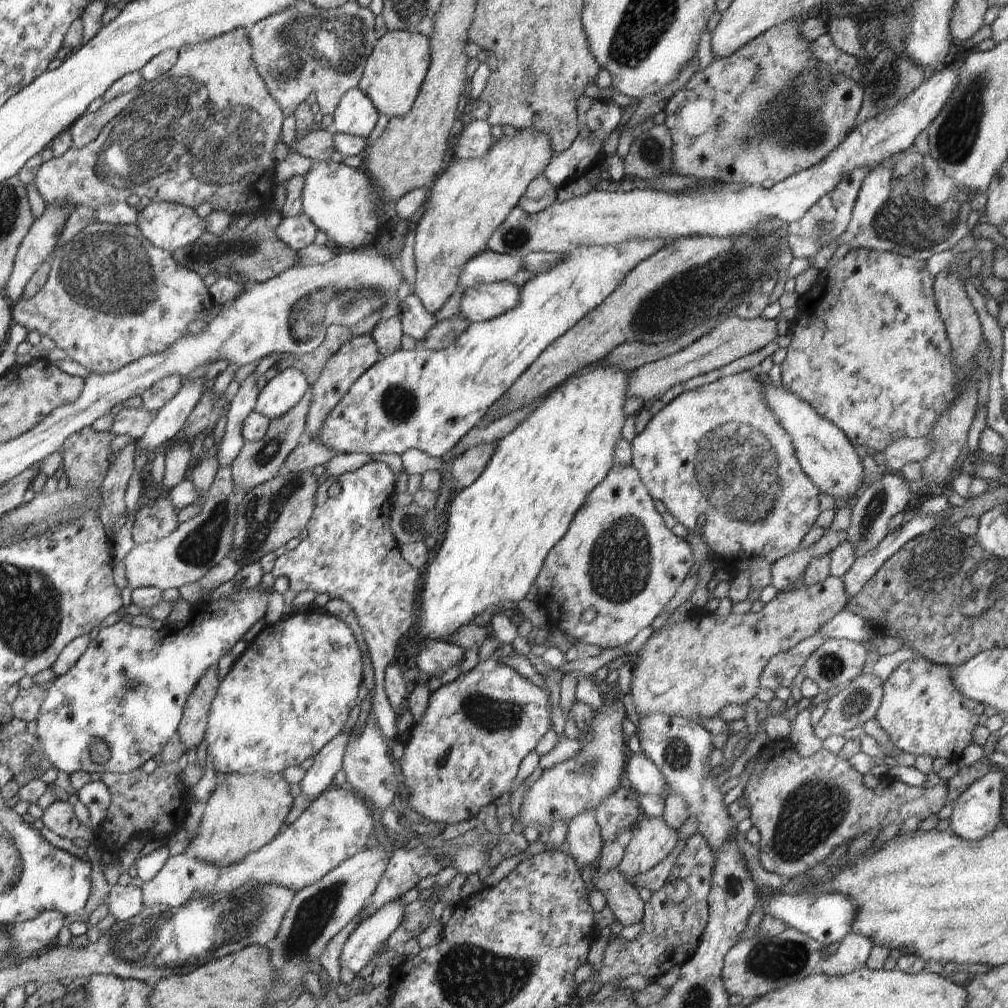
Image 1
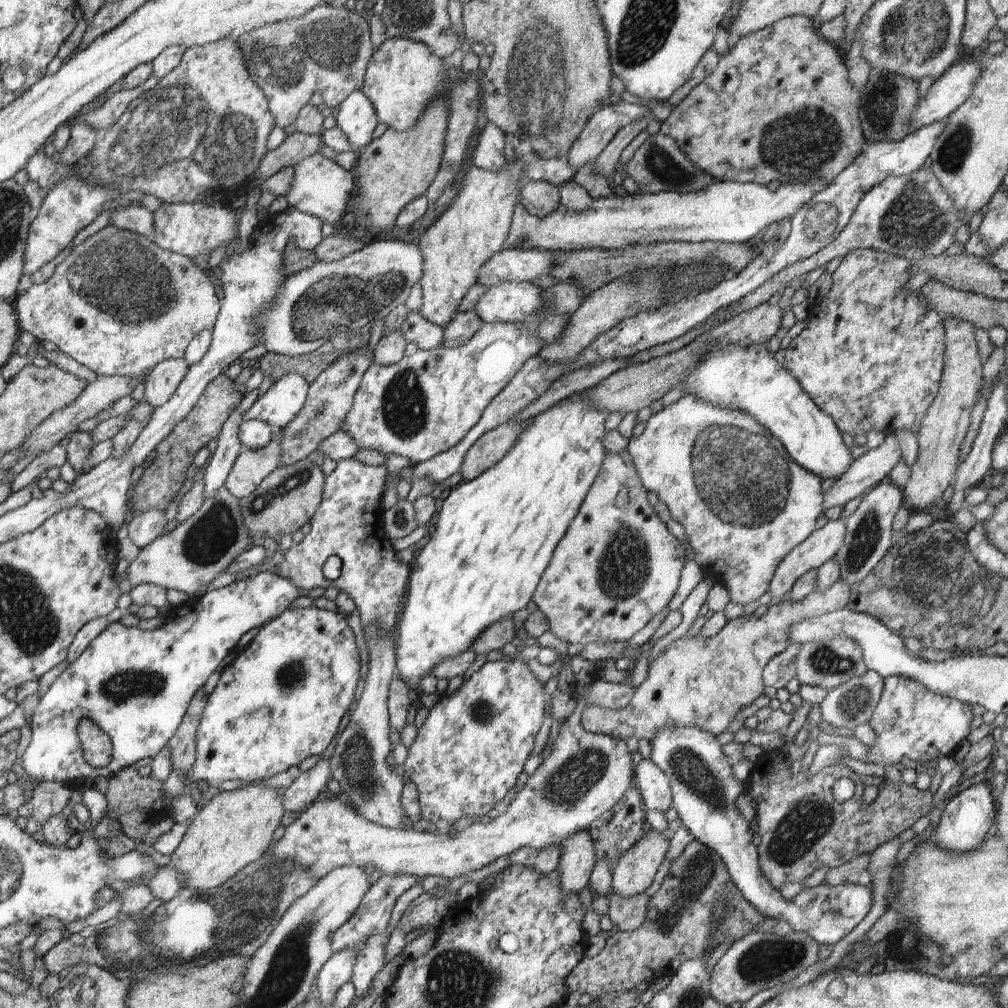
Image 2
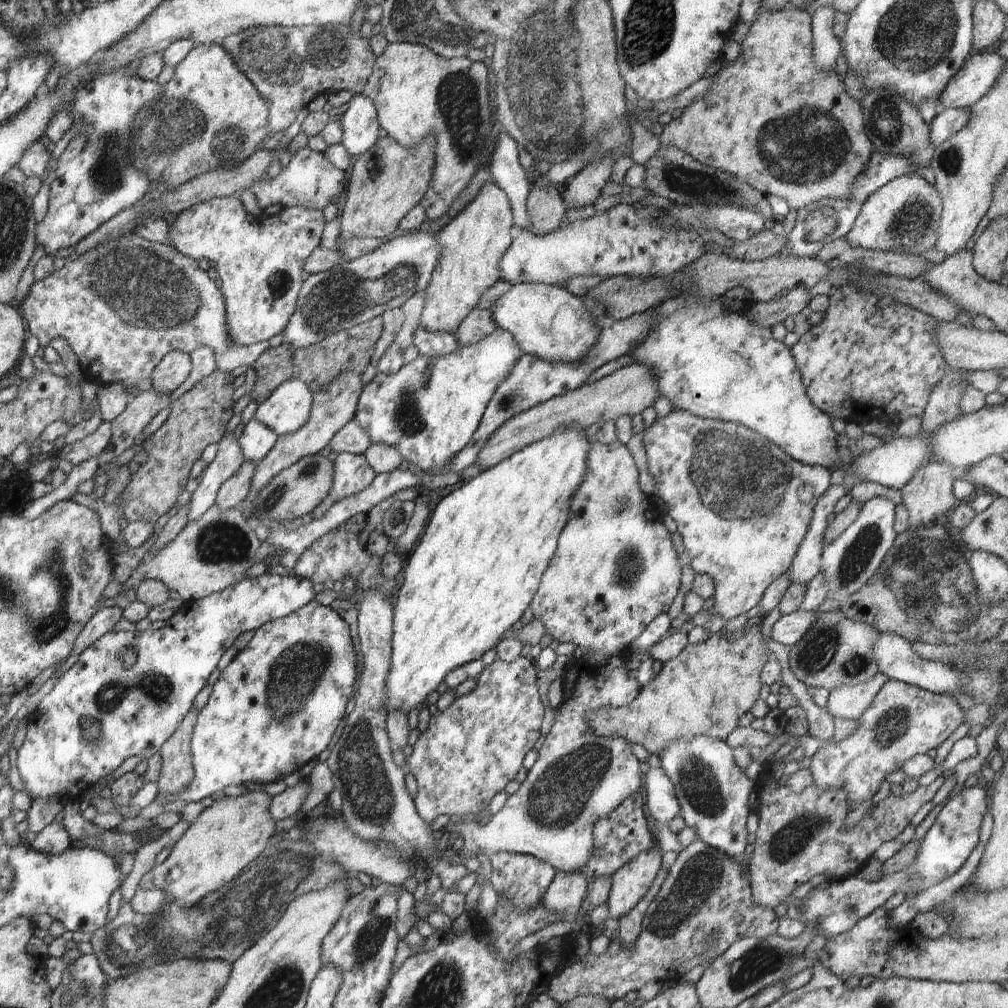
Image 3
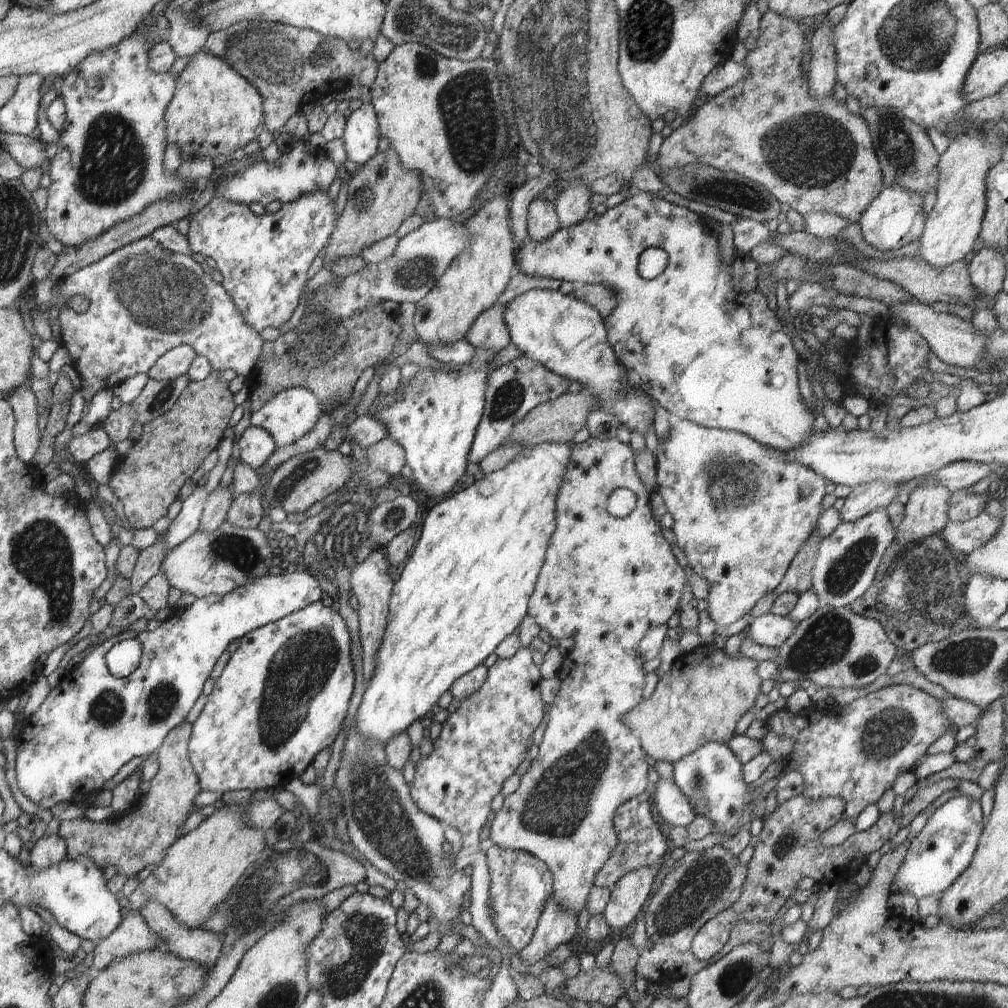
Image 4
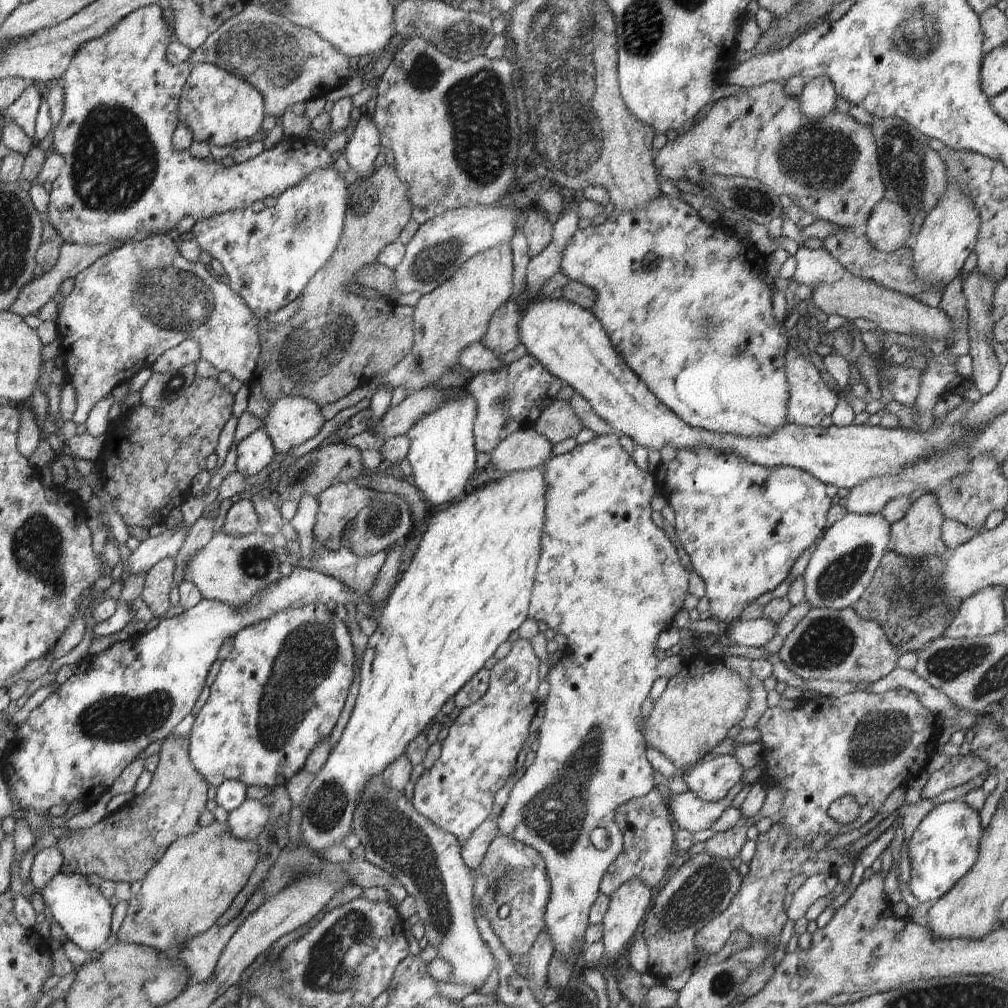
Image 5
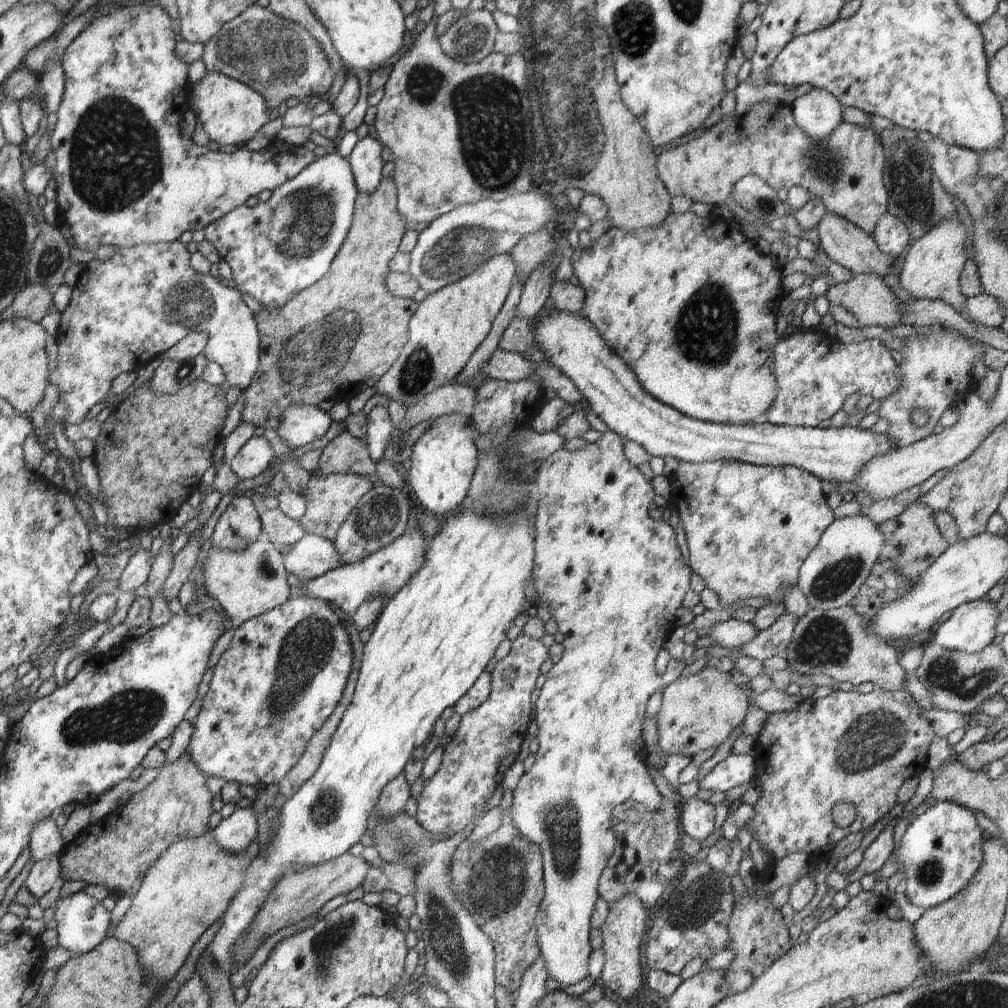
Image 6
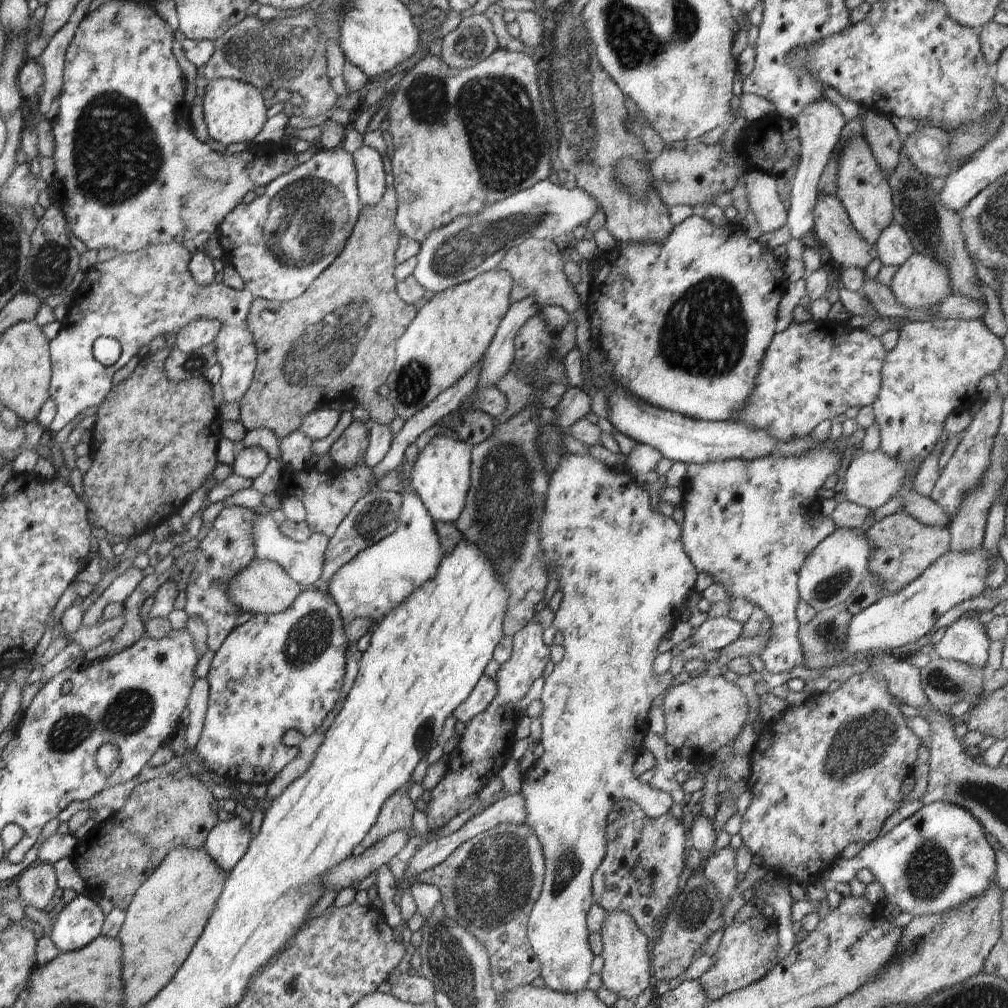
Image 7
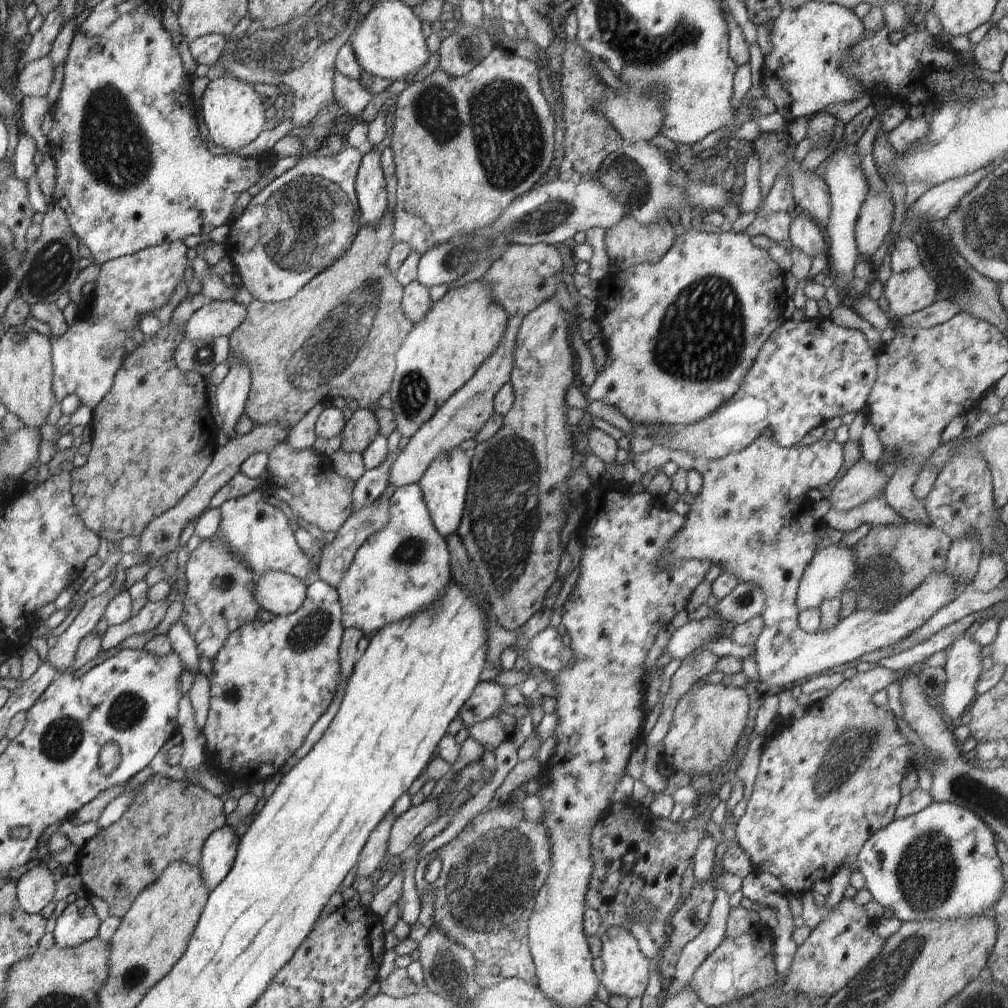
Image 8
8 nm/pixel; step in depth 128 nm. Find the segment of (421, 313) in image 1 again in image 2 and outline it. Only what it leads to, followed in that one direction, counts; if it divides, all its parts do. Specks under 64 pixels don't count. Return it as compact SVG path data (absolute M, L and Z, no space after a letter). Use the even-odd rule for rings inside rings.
M409 310L408 317L401 326L402 334L407 342L416 344L420 350L436 350L442 347L442 329L419 312Z

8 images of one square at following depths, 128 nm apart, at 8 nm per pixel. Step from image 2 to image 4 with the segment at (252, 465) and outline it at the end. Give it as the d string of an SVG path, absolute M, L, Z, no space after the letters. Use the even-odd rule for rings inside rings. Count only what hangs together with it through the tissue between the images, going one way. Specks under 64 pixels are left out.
M230 484L226 488L218 486L209 494L199 523L199 532L202 535L215 532L227 520L233 490L234 486Z

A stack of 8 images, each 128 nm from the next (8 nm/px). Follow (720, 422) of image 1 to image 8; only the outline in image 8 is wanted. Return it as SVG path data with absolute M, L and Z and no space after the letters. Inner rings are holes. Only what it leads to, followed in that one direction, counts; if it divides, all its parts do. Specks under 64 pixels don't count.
M765 431L761 436L758 436L745 450L740 453L730 454L725 458L720 458L714 461L708 461L707 459L696 459L694 469L700 473L700 476L704 480L702 491L694 503L690 505L690 511L686 514L685 524L682 529L666 544L661 551L661 556L657 562L657 566L664 569L670 567L672 563L680 563L683 561L706 561L708 560L712 565L718 564L726 572L733 573L740 583L748 582L755 583L764 592L765 595L765 610L761 615L763 619L764 629L760 634L760 637L755 643L756 653L755 660L757 663L758 682L757 684L765 693L772 693L774 691L791 688L795 684L801 683L804 679L810 679L815 675L822 675L823 673L836 671L839 666L852 662L856 658L860 658L866 653L871 653L876 650L881 650L886 647L890 647L903 639L906 639L912 632L920 629L922 624L925 624L937 611L940 611L946 604L949 604L954 600L953 592L955 591L955 583L953 579L947 574L945 569L941 574L932 574L921 586L918 586L909 596L901 599L891 610L883 611L882 613L874 613L873 611L860 611L856 610L850 616L841 619L836 626L824 631L817 631L816 633L806 633L798 626L797 617L799 612L796 607L797 591L803 578L805 569L810 565L812 558L815 556L816 544L820 542L820 538L826 533L826 527L820 526L820 521L815 520L812 516L809 516L809 506L812 501L806 496L805 492L818 488L818 486L828 485L833 479L836 479L840 468L843 464L843 446L836 441L825 442L823 439L812 444L811 446L792 446L782 447L774 440L773 431Z

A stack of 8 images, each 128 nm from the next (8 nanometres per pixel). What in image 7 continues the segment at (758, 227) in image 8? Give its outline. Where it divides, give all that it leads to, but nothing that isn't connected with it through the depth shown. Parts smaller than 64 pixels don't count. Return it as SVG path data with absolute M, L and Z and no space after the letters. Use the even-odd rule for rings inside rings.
M757 168L747 171L745 177L748 210L756 216L762 235L786 226L787 203L779 199L776 178Z

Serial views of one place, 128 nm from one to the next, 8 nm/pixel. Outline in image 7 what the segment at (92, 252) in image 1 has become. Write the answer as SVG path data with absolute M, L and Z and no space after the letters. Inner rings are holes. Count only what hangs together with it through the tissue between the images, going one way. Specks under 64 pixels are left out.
M165 243L162 245L149 245L148 247L142 248L142 250L127 253L127 254L118 254L114 256L114 258L110 258L107 262L96 263L91 266L84 274L86 275L83 282L80 284L80 287L77 289L76 293L72 298L72 302L69 304L67 316L62 323L62 327L60 332L58 332L58 336L54 338L54 340L49 342L49 352L51 357L51 384L49 387L49 398L56 404L57 407L57 416L55 420L51 422L48 430L51 433L55 433L60 431L63 427L65 427L71 420L74 420L78 414L82 413L86 408L94 408L94 406L99 406L104 400L106 396L110 393L110 390L113 388L112 379L114 374L118 372L121 368L124 368L130 361L130 359L138 354L140 348L146 344L149 344L156 336L170 334L170 332L174 332L177 334L185 325L188 325L190 322L196 321L197 319L215 319L218 320L222 324L222 329L218 334L218 337L215 339L215 348L217 353L218 363L221 365L222 373L219 381L220 386L222 387L222 394L224 395L224 404L230 404L239 402L245 395L246 392L250 389L250 386L253 382L253 377L256 371L257 366L257 351L253 346L253 337L252 334L248 331L248 326L246 325L246 320L255 300L253 295L247 290L244 289L242 291L233 290L228 286L225 286L223 283L216 284L215 282L211 286L200 287L190 275L189 272L189 263L191 260L191 254L185 248L182 243ZM99 337L111 337L114 338L121 347L122 355L116 364L110 367L104 367L100 362L95 360L93 356L93 345L94 342Z

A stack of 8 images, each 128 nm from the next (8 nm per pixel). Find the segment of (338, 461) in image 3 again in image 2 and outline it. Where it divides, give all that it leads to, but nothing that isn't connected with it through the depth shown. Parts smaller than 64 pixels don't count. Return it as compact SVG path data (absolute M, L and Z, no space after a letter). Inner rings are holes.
M354 457L337 462L334 471L329 476L325 476L322 502L310 519L310 532L304 535L301 542L294 543L284 553L282 561L276 564L278 568L276 574L282 578L288 578L290 582L295 582L301 590L336 588L340 592L348 594L360 612L363 632L366 632L366 628L370 624L374 624L374 626L382 628L390 638L394 638L396 626L398 626L398 620L402 614L402 604L405 602L411 568L402 564L400 560L396 560L396 552L382 529L384 510L381 500L387 476L385 465L364 466L362 462L354 460ZM330 556L338 556L342 563L341 575L333 581L326 579L322 573L322 566Z

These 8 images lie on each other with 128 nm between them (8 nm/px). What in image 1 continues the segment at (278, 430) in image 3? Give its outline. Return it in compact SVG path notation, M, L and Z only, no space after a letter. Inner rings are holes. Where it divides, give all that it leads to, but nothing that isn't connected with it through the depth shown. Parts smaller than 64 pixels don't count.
M286 368L259 391L254 410L269 420L280 418L302 400L308 388L310 384L300 370Z

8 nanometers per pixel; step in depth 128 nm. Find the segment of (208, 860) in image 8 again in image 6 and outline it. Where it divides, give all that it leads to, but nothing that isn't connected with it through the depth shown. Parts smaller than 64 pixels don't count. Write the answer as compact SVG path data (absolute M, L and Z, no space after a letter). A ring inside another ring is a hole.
M250 807L238 809L211 832L218 847L225 853L240 855L257 834L257 815Z

